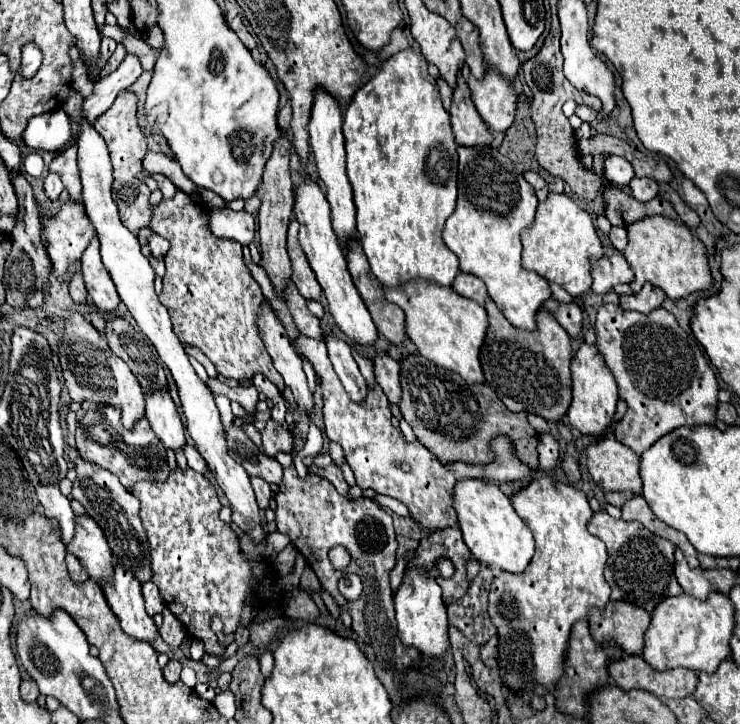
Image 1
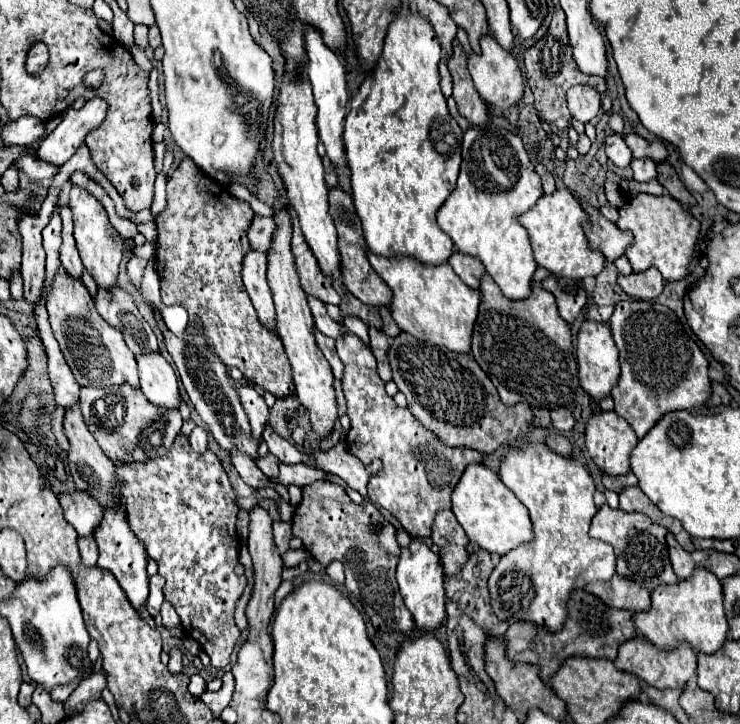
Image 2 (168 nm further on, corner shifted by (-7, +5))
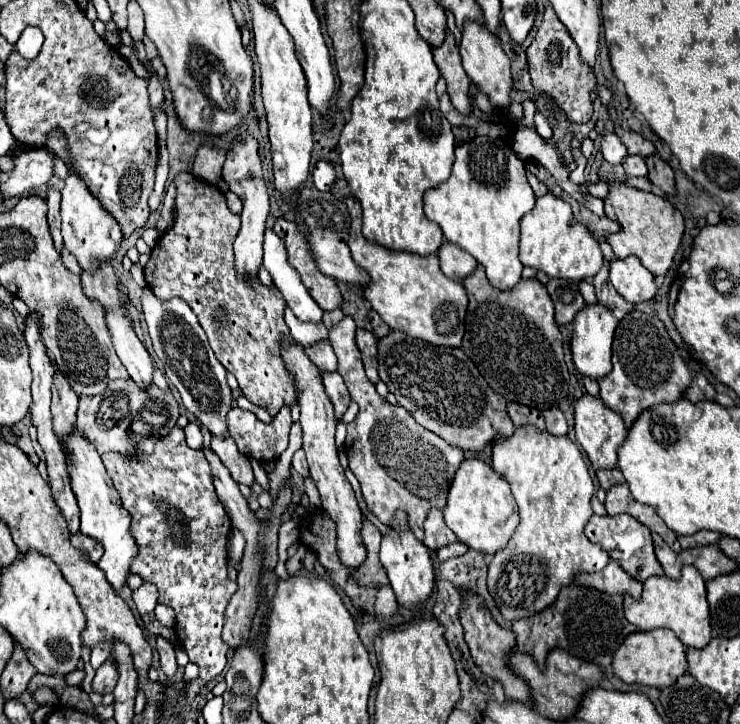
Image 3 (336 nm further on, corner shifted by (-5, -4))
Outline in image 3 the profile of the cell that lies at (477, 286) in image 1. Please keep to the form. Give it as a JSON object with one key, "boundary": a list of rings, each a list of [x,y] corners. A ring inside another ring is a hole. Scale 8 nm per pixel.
{"boundary":[[[445,243],[441,247],[441,253],[437,253],[437,257],[441,261],[443,273],[457,283],[461,283],[477,267],[477,261],[467,251],[463,251],[463,249],[459,249],[457,245],[451,245],[451,243]]]}

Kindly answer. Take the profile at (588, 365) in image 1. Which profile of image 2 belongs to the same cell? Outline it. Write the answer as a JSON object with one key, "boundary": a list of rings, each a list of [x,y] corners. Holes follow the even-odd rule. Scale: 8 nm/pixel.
{"boundary":[[[585,320],[581,324],[581,330],[577,334],[577,368],[579,368],[581,386],[587,390],[591,398],[601,400],[603,396],[611,394],[611,388],[619,378],[619,356],[607,322]]]}

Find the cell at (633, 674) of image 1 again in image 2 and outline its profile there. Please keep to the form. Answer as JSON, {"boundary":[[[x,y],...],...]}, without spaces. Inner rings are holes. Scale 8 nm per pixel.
{"boundary":[[[633,638],[627,640],[619,646],[619,656],[615,660],[615,666],[619,670],[625,670],[629,674],[635,674],[637,678],[645,680],[649,686],[655,688],[679,688],[683,690],[685,682],[695,676],[697,670],[697,654],[693,652],[693,648],[689,644],[679,644],[675,648],[659,648],[655,644],[651,644],[647,638]]]}

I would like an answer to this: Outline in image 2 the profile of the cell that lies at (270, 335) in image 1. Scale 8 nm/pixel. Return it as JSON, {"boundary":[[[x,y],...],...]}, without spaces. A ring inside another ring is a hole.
{"boundary":[[[249,250],[247,256],[243,256],[241,276],[259,320],[269,330],[275,330],[275,306],[271,300],[271,288],[267,288],[267,254]]]}

